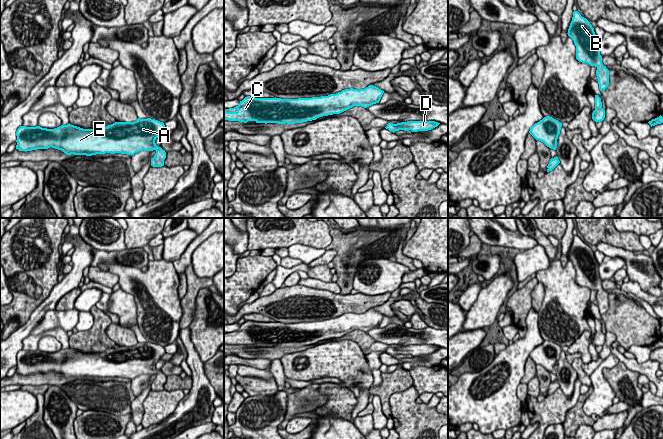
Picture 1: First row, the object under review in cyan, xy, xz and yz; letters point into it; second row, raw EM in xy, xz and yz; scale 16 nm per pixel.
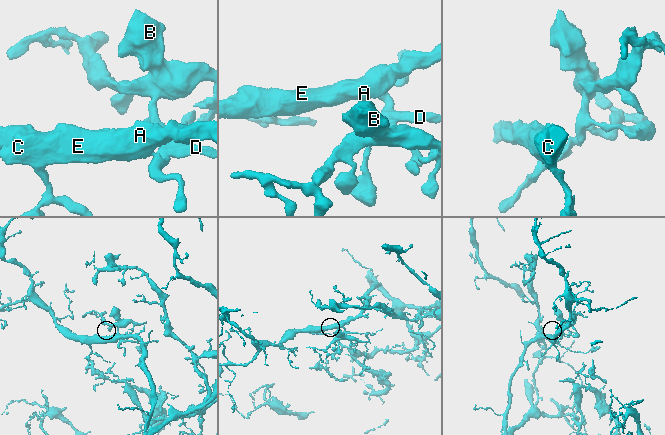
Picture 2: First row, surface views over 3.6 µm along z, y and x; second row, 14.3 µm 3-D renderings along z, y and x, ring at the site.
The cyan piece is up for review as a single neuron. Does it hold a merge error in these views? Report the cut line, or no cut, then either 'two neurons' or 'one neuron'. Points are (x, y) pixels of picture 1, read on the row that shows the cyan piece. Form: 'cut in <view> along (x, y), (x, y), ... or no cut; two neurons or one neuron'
no cut; one neuron

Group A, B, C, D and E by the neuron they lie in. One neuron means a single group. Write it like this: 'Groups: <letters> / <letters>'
Groups: A B C D E

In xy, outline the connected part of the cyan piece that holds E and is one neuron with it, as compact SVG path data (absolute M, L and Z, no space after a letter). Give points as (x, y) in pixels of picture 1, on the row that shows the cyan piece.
M151 118L115 122L96 129L83 129L70 123L54 129L20 126L16 131L16 149L27 152L52 147L66 155L86 156L105 153L132 156L143 150L155 150L151 166L162 167L166 152L156 145L155 140L165 129L163 122Z

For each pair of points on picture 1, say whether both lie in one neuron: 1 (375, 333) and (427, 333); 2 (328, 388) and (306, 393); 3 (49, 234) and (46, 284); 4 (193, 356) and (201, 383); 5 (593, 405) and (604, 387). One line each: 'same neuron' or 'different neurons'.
1: same neuron
2: different neurons
3: same neuron
4: same neuron
5: same neuron

